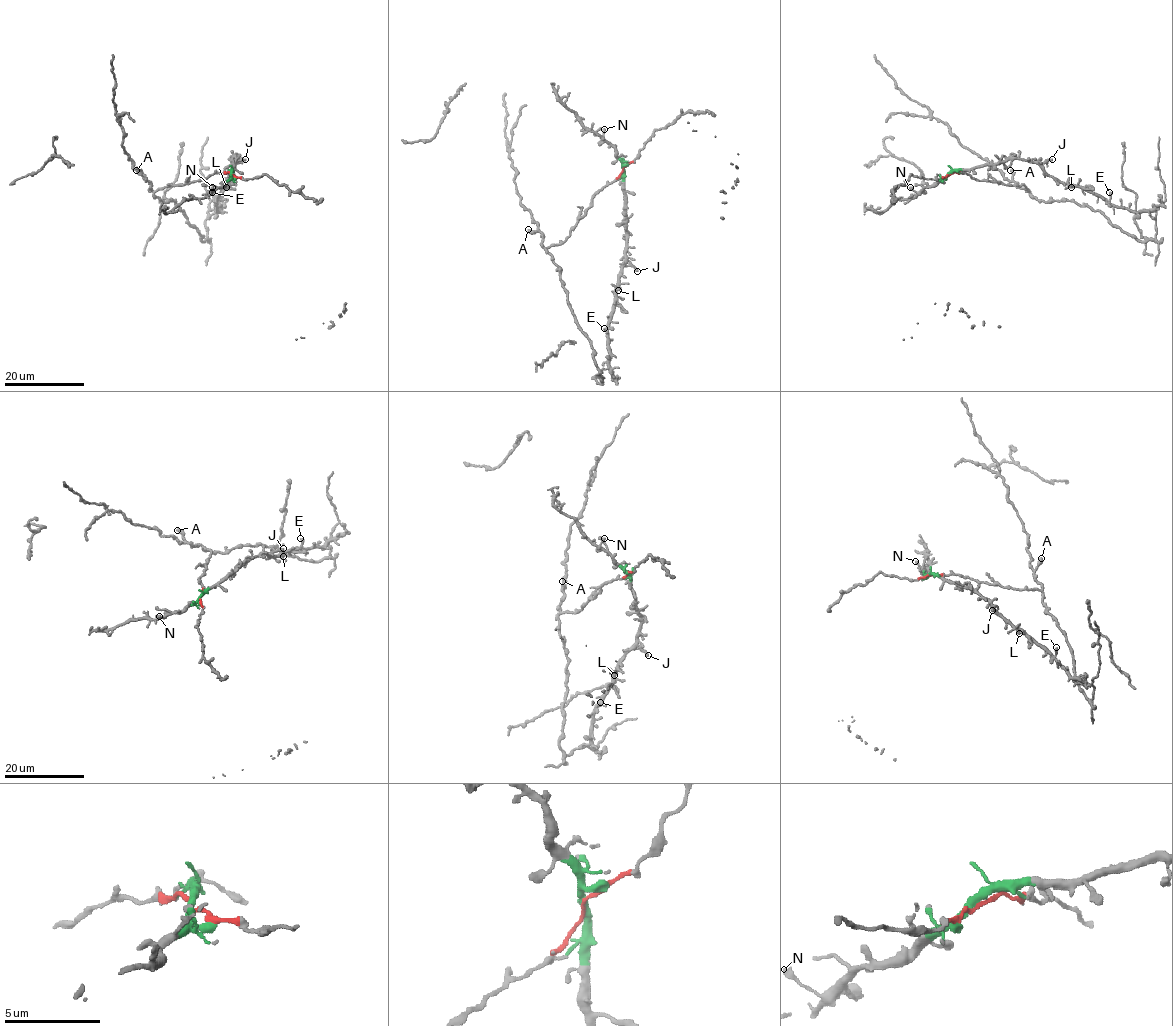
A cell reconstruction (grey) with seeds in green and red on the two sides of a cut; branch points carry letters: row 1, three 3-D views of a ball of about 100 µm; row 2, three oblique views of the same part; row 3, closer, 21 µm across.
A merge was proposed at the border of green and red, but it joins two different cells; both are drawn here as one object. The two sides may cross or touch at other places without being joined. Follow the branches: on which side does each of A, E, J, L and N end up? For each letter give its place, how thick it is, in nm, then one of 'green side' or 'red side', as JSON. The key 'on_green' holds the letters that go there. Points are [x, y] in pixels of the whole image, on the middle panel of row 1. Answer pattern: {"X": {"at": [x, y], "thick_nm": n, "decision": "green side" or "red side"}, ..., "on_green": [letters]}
{"A": {"at": [528, 229], "thick_nm": 360, "decision": "red side"}, "E": {"at": [604, 328], "thick_nm": 360, "decision": "green side"}, "J": {"at": [637, 271], "thick_nm": 280, "decision": "green side"}, "L": {"at": [618, 290], "thick_nm": 200, "decision": "green side"}, "N": {"at": [604, 129], "thick_nm": 280, "decision": "green side"}, "on_green": ["E", "J", "L", "N"]}

